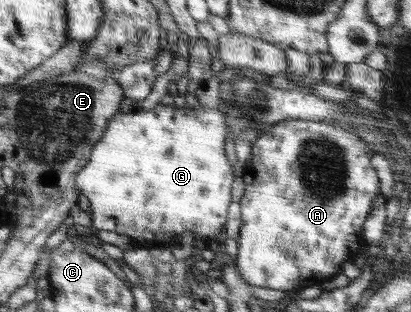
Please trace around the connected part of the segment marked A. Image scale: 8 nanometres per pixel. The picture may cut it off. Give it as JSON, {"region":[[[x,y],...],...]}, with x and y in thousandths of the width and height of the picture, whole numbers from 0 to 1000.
{"region":[[[740,381],[693,385],[669,397],[611,458],[613,510],[591,532],[591,561],[586,564],[599,596],[599,615],[582,647],[589,683],[589,728],[584,728],[577,766],[579,814],[569,846],[589,894],[599,897],[611,917],[637,917],[642,926],[730,929],[745,926],[745,920],[769,920],[769,913],[783,913],[791,901],[803,901],[808,888],[832,875],[837,843],[859,843],[893,785],[886,747],[881,747],[881,721],[895,702],[895,686],[905,676],[915,631],[927,625],[925,577],[920,577],[915,542],[905,535],[905,519],[900,519],[900,503],[912,490],[915,484],[905,481],[886,449],[859,426],[815,407],[798,391]]]}

